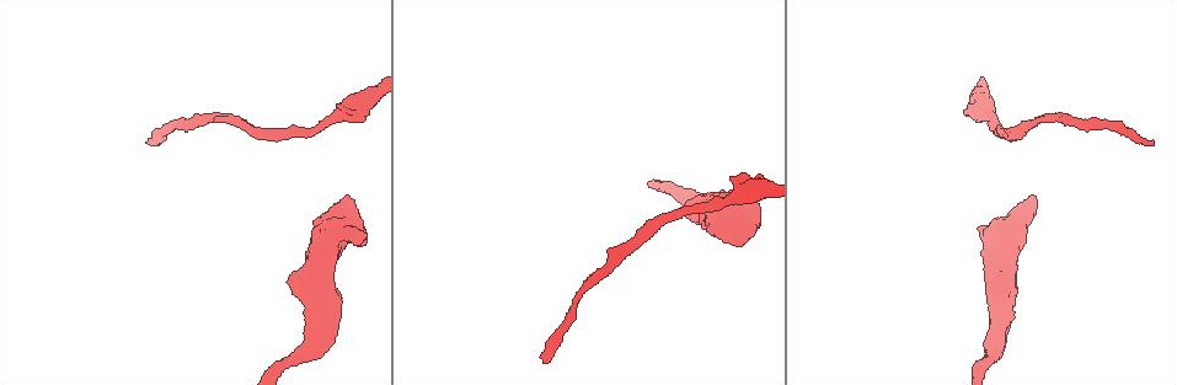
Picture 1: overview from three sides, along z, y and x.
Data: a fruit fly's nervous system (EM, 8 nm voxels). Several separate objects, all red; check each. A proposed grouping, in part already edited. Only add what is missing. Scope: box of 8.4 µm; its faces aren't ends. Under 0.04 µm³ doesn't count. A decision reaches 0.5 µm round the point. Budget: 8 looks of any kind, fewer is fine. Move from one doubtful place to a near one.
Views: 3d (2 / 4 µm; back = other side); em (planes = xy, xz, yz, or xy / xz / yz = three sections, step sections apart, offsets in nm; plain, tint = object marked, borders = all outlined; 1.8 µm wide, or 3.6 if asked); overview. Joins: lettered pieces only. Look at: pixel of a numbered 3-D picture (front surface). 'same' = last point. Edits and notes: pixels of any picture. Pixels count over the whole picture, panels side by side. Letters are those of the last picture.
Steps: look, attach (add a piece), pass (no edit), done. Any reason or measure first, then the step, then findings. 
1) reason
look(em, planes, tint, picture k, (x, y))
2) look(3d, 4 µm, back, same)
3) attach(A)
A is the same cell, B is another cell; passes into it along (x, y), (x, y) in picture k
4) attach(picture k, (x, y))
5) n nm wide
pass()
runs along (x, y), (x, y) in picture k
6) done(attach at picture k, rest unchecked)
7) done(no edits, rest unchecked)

free end
look(em, planes, borders, picture 1, (547, 363))

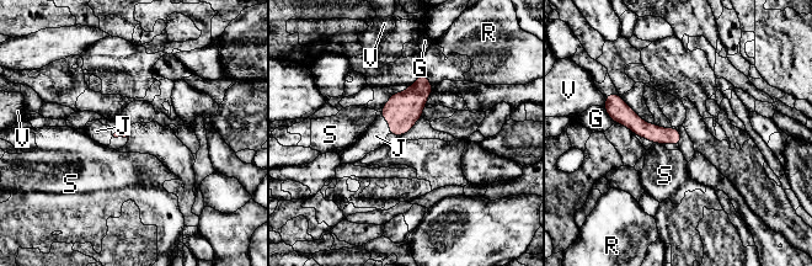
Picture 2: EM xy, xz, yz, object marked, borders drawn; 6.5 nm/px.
attach(J)
J is the same cell, G, R, S and V are other cells; passes into it along (402, 110), (389, 122), (375, 136) in picture 2; the neuron continues

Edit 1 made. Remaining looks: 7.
look(overview)

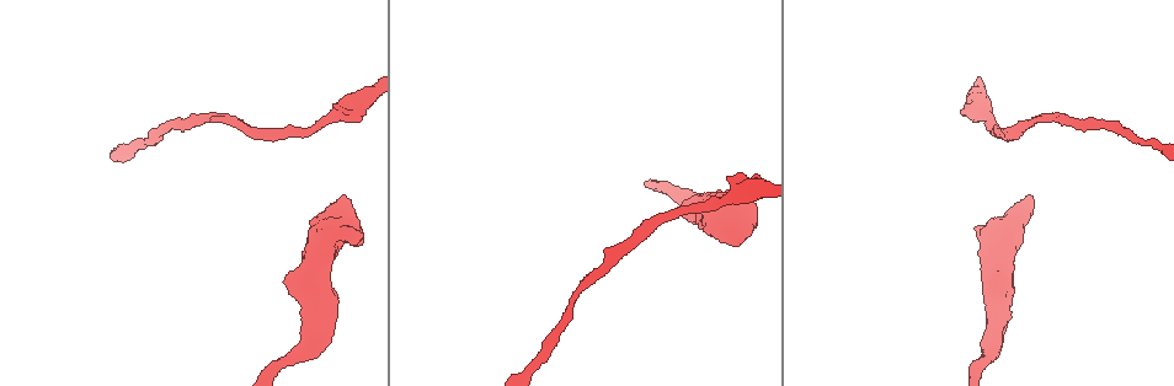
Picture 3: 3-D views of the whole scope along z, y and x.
free end
look(em, yz, step 16, borders, picture 3, (346, 199))

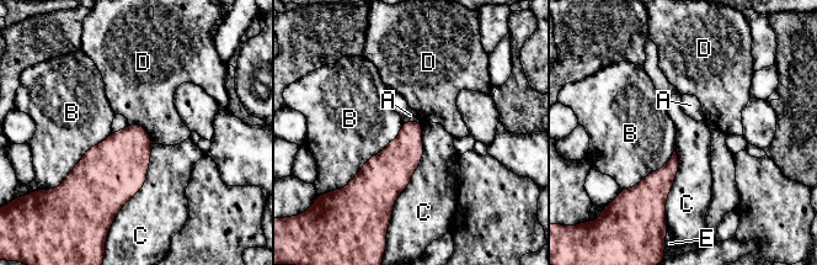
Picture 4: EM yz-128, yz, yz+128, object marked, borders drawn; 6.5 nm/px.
pass()
A, B, C, D and E are other cells; border along (404, 121), (422, 122) in picture 4; none of them fits

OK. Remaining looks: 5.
look(em, planes, plain, picture 3, (731, 200))

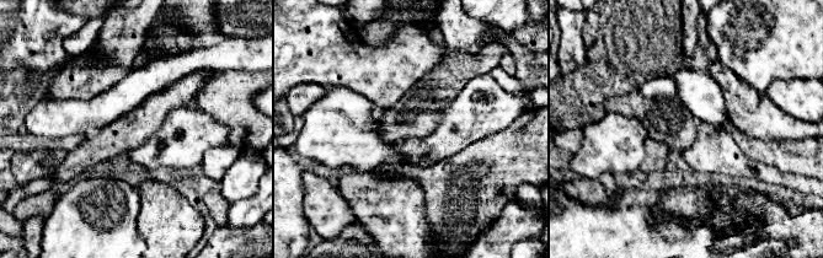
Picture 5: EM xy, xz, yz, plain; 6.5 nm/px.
see the neighbours
look(em, planes, borders, same)

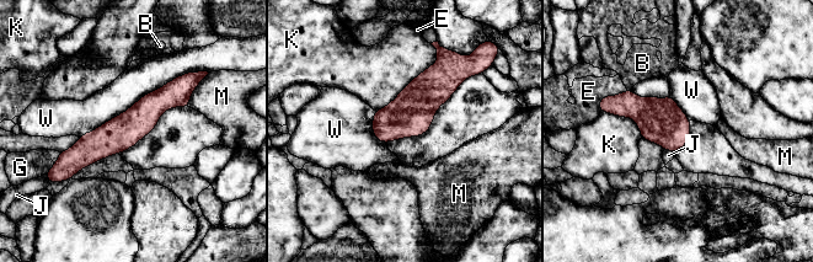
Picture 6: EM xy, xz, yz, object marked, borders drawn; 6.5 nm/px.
pass()
B, E, G, J, K, M and W are other cells; border along (193, 71), (143, 95), (80, 137) in picture 6; none of them fits

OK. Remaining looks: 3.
calibre changes
look(em, xz, step 16, tint, picture 3, (310, 345))

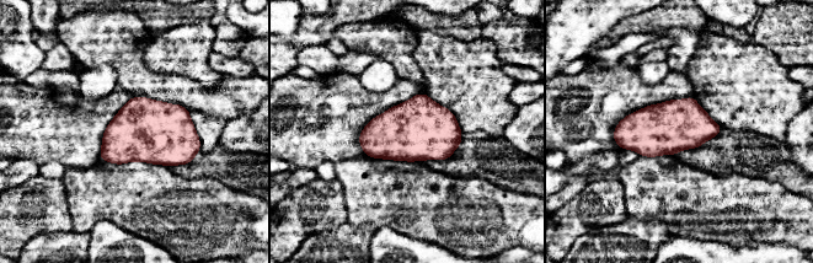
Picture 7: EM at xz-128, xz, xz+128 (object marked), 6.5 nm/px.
look(em, planes, borders, same)

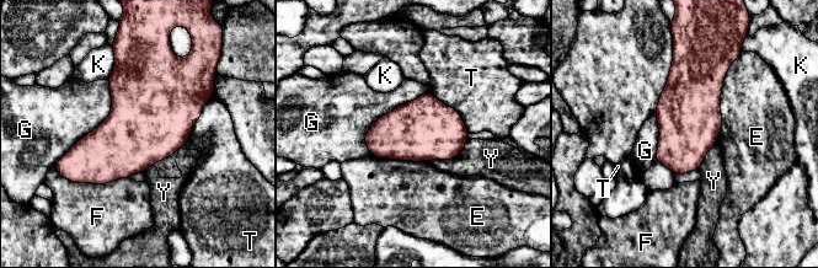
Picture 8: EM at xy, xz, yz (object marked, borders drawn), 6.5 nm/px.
pass()
E, F, G, K, T and Y are other cells; border along (470, 140), (454, 157), (428, 161) in picture 8; no lettered piece goes on from it

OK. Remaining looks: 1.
done(attach at picture 2, rest unchecked)

